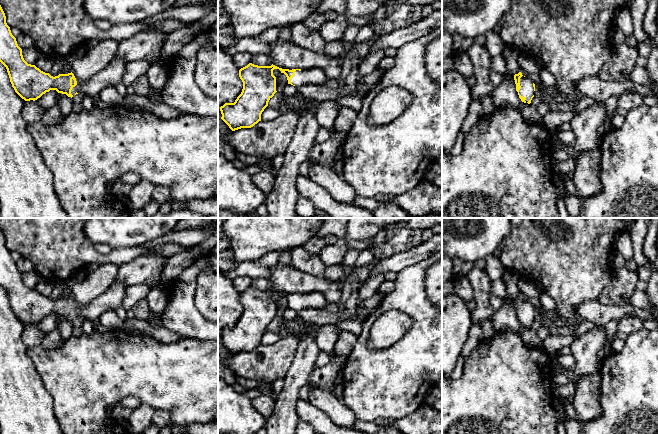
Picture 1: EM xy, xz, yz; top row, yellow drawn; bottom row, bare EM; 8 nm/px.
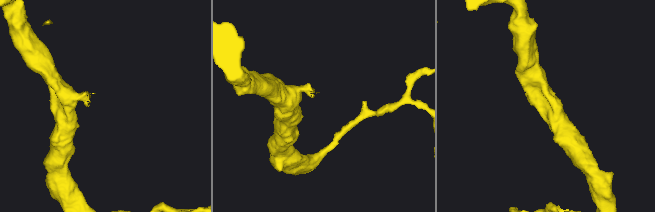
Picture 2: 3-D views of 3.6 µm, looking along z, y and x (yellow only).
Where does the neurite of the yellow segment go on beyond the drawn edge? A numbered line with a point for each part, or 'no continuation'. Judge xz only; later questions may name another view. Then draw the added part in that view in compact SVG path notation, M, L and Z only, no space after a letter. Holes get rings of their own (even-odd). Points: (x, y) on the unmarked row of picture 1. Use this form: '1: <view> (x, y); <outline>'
1: xz (317, 300); M314 291L306 294L296 294L295 299L291 302L291 307L296 311L313 308L322 311L328 304L325 294L321 291Z

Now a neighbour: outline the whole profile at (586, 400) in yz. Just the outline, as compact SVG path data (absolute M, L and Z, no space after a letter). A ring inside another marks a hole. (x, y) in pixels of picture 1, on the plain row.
M599 372L584 376L576 383L572 404L581 422L590 421L602 414L600 388L601 375Z

